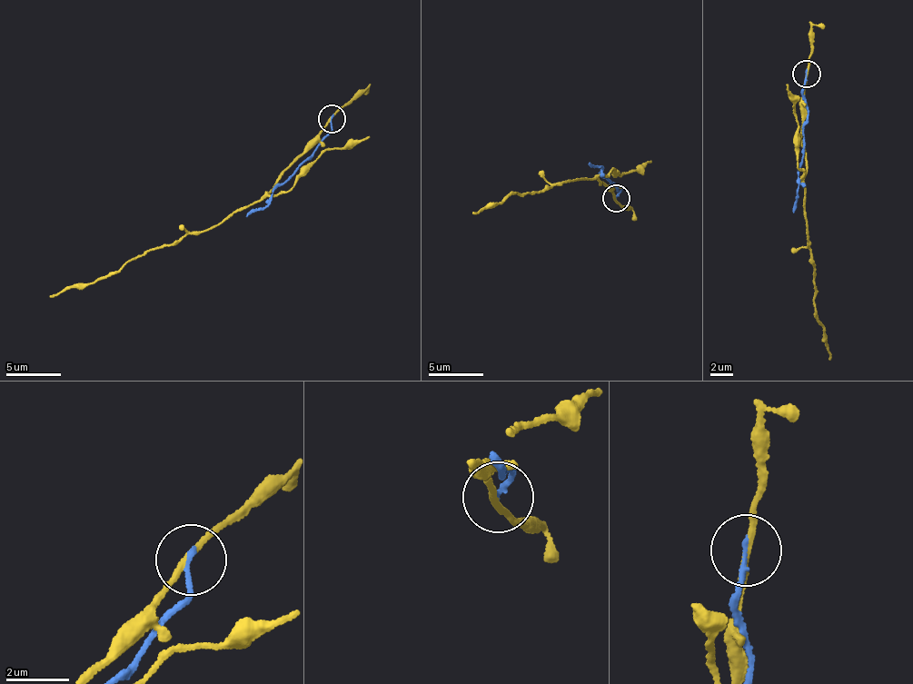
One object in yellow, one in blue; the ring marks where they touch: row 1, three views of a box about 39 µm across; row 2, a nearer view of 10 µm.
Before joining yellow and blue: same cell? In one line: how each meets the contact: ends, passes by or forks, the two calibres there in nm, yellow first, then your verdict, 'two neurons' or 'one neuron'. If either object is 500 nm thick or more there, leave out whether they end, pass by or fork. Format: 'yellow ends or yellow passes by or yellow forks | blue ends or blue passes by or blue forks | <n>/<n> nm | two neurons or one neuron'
yellow passes by | blue ends | 200/170 nm | two neurons

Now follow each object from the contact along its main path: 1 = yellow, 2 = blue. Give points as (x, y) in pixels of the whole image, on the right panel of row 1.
1: (808, 73), (801, 103), (806, 157), (801, 182), (818, 312), (828, 360)
2: (808, 73), (804, 91), (808, 118), (793, 213)

